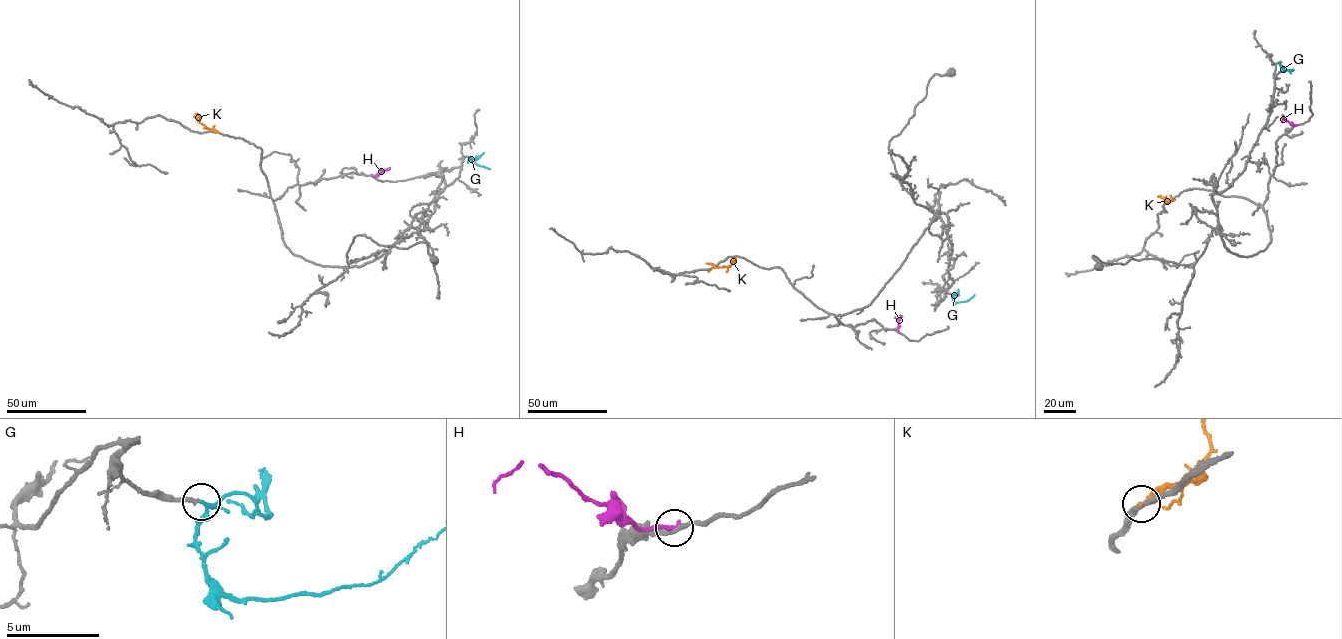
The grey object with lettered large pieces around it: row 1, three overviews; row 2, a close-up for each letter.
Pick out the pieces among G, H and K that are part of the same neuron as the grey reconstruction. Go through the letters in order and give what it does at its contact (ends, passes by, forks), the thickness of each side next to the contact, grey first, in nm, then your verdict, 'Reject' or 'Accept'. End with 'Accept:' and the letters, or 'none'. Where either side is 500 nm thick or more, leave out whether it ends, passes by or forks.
G: It passes by. Thickness 220 nm (grey) against 150 nm. Accept
H: It ends there. Thickness 240 nm (grey) against 280 nm. Reject
K: It ends there. Thickness 260 nm (grey) against 280 nm. Reject
Accept: G

